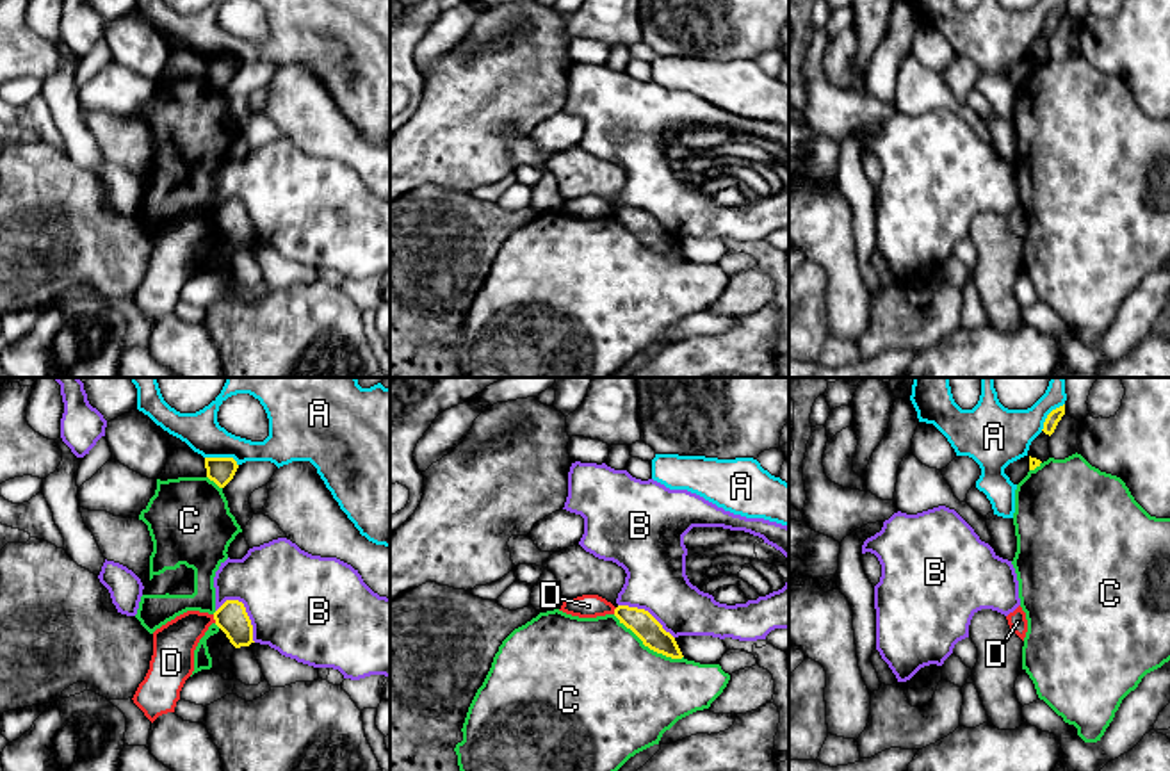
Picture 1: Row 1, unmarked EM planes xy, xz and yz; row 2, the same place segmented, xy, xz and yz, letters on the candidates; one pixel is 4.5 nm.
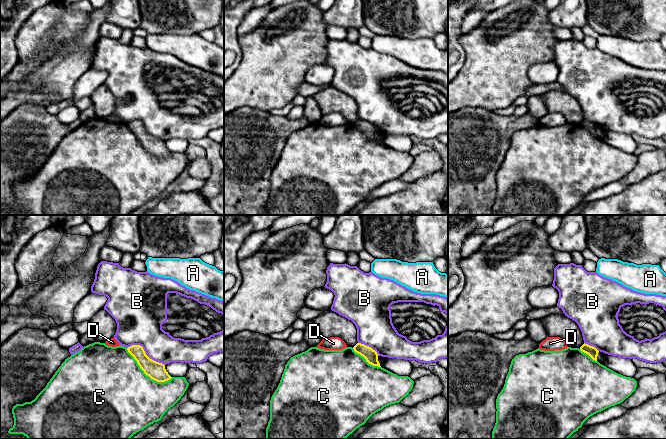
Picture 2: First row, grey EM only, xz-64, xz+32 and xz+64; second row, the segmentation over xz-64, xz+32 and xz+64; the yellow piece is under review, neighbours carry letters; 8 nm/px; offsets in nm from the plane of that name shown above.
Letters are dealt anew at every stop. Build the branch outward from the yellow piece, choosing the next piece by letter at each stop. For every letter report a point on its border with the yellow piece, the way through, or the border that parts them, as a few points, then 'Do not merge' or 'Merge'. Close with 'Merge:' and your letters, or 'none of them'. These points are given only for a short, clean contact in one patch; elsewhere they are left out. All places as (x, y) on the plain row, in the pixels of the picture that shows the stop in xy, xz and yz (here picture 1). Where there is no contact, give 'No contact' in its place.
A: Touches yellow at xy (223, 59). Do not merge
B: Touches yellow at xy (246, 216). Do not merge
C: Touches yellow at xz (649, 248). Do not merge
D: Touches yellow at xy (214, 219). Boundary: xy (212, 216), (216, 223). Do not merge
Merge: none of them

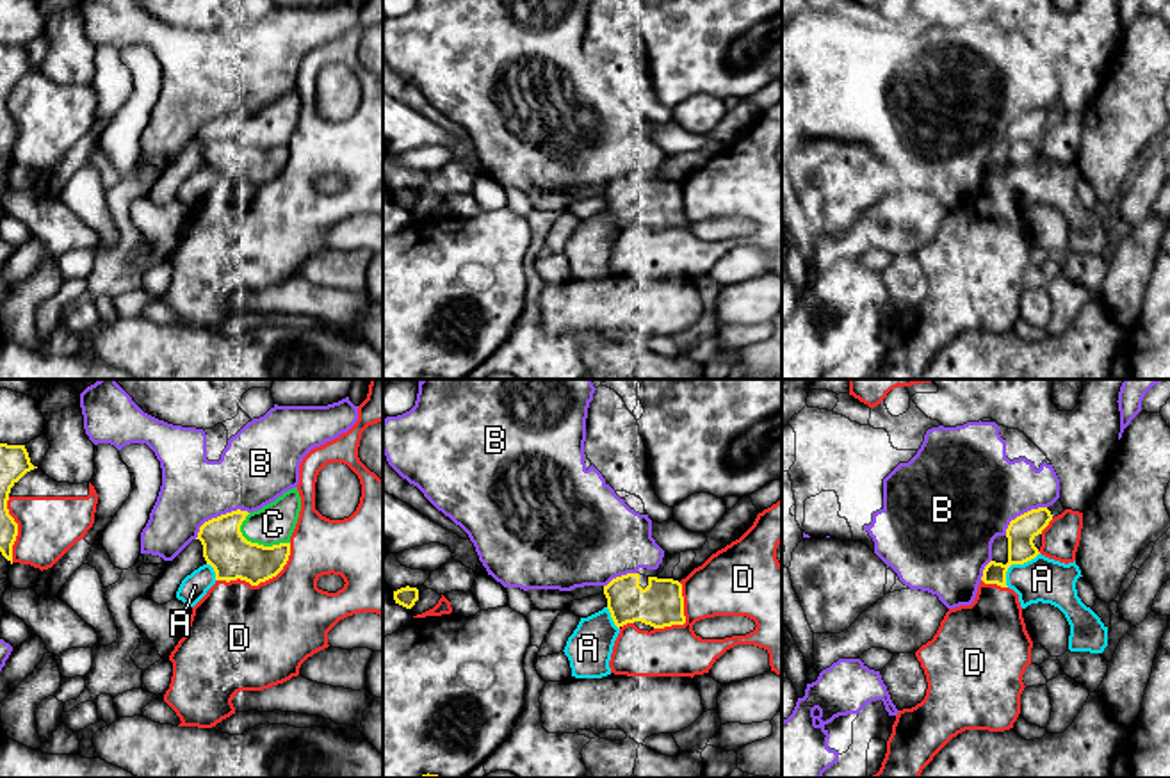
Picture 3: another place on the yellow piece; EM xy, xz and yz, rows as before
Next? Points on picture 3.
A: Touches yellow at yz (1015, 164). Do not merge
B: Touches yellow at xy (218, 118). Do not merge
C: Touches yellow at xy (262, 146). Merge
D: Touches yellow at xy (260, 182). Do not merge
Merge: C

